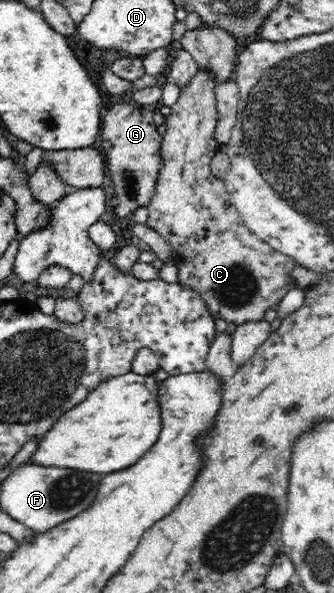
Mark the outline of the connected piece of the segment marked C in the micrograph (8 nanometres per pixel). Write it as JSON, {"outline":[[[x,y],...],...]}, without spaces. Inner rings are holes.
{"outline":[[[198,69],[195,77],[180,89],[177,103],[167,110],[166,132],[162,135],[160,145],[162,167],[157,176],[155,191],[147,205],[148,220],[145,224],[173,246],[178,282],[202,296],[211,317],[241,325],[247,321],[261,321],[265,317],[265,311],[278,307],[289,289],[295,287],[291,273],[296,261],[275,251],[245,225],[241,214],[231,204],[224,180],[212,175],[210,163],[221,146],[214,138],[217,119],[216,87],[212,73]]]}

